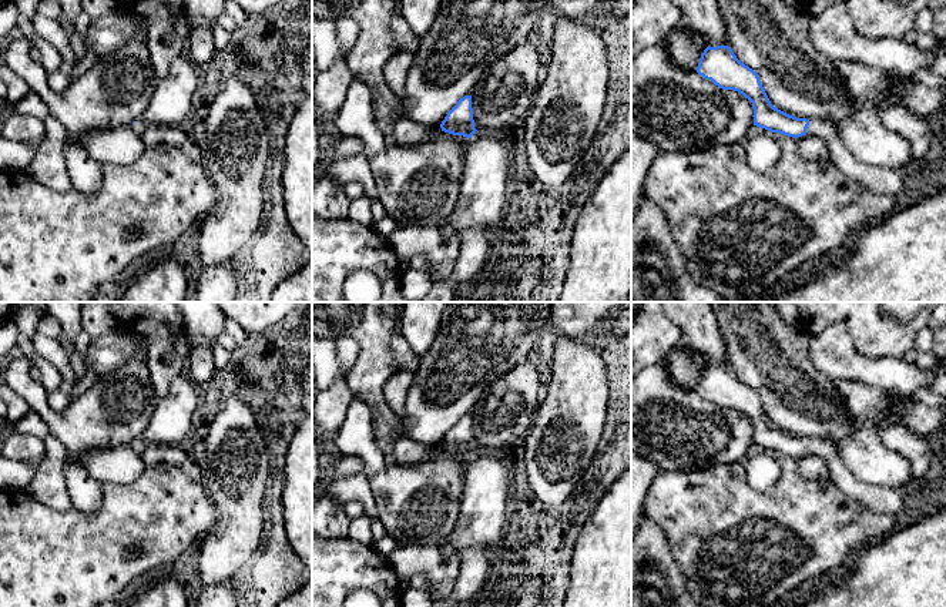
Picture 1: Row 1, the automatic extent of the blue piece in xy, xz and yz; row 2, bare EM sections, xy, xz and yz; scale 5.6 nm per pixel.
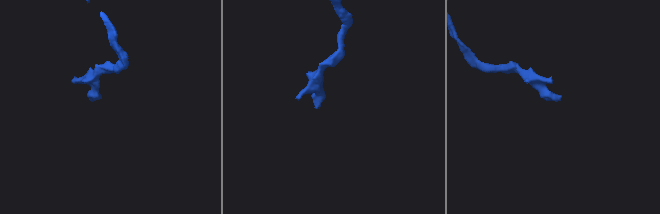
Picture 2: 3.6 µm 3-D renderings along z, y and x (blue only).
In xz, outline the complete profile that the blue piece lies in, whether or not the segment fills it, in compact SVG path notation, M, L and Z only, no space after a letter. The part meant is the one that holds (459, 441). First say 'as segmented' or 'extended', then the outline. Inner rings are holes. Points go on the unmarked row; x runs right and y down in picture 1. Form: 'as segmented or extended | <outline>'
as segmented | M464 415L447 432L440 443L442 450L470 457L477 449L474 447L472 415Z

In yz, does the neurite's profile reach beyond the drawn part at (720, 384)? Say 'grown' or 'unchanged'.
grown

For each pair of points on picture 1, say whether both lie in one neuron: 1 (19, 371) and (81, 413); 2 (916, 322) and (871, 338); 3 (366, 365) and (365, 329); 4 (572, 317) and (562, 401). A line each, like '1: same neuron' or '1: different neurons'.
1: same neuron
2: same neuron
3: same neuron
4: different neurons

